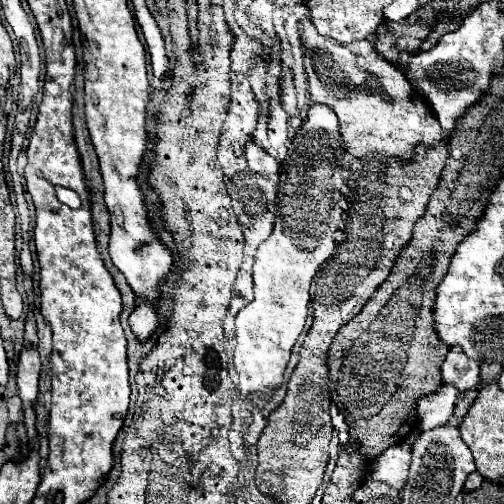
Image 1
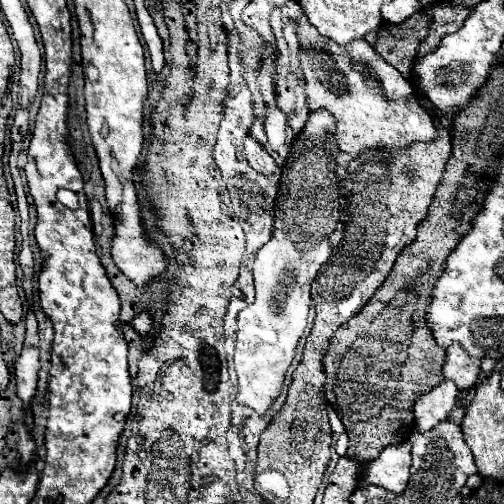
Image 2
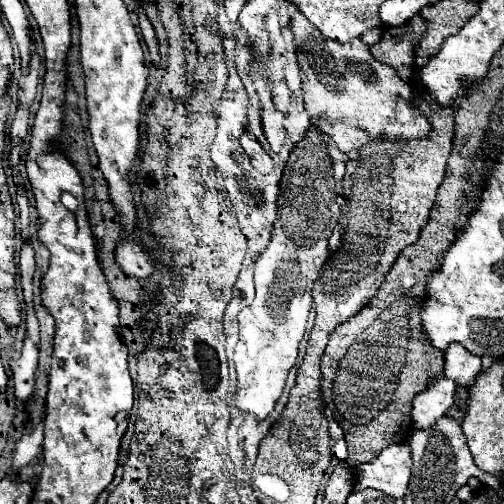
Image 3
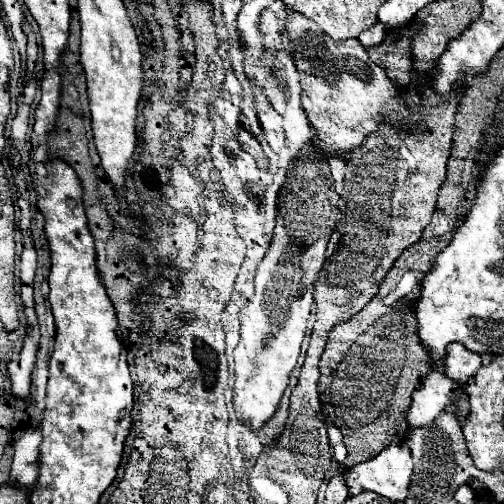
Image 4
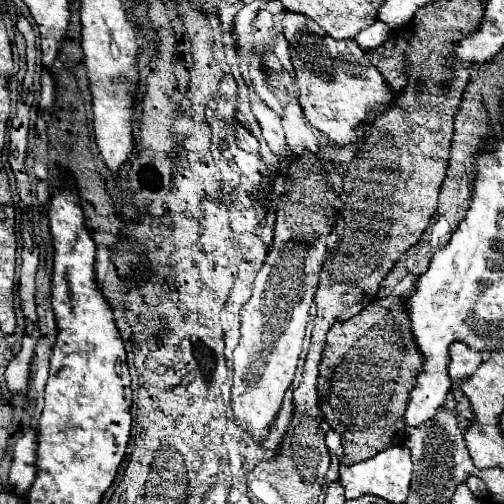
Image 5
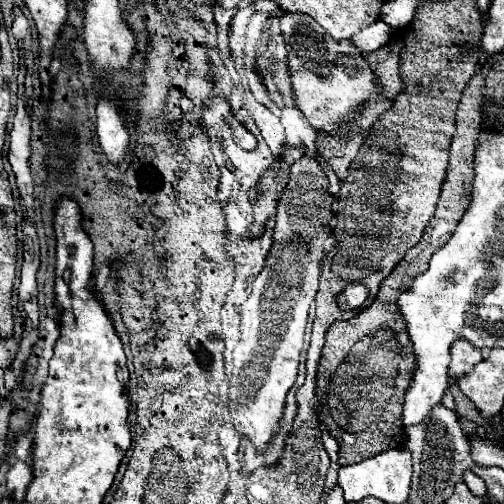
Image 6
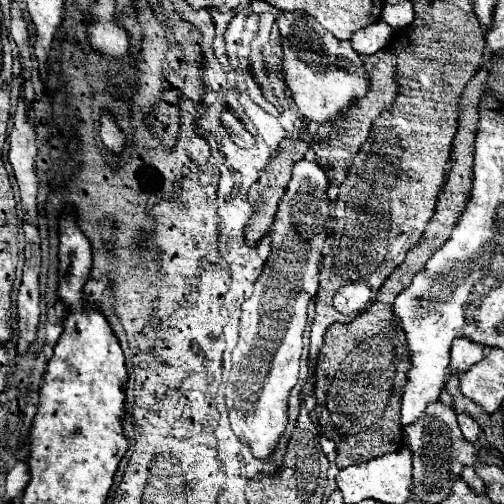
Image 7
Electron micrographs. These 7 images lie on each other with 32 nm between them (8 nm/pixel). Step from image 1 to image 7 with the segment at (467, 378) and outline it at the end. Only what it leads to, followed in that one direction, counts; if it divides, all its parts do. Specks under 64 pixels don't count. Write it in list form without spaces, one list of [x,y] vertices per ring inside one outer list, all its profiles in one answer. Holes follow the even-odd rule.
[[[456,338],[452,342],[452,360],[450,360],[450,374],[464,374],[468,368],[482,360],[484,350],[478,344],[472,344],[468,338]]]

